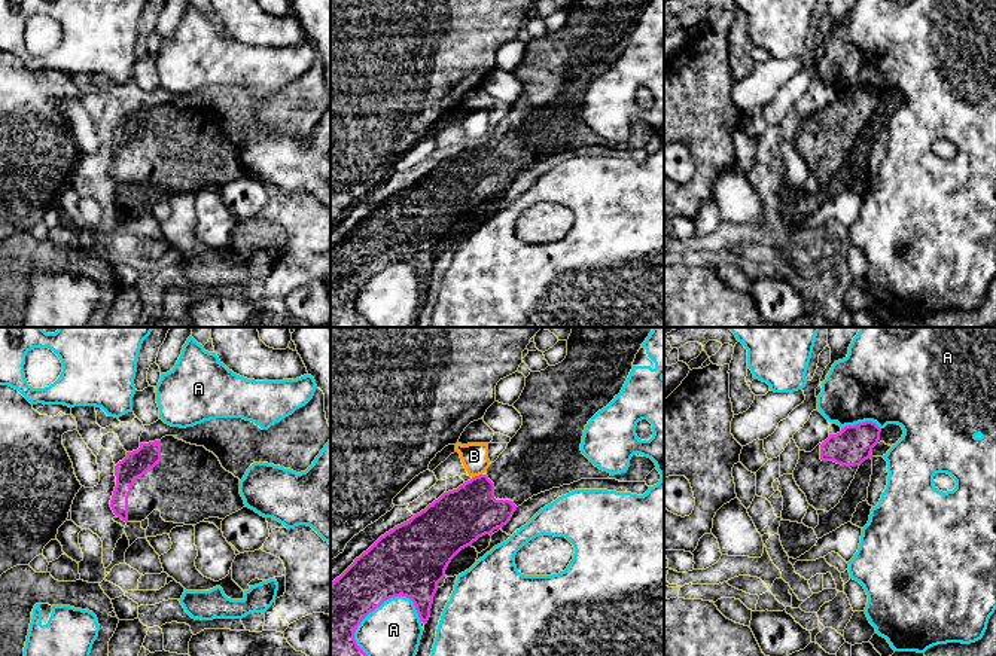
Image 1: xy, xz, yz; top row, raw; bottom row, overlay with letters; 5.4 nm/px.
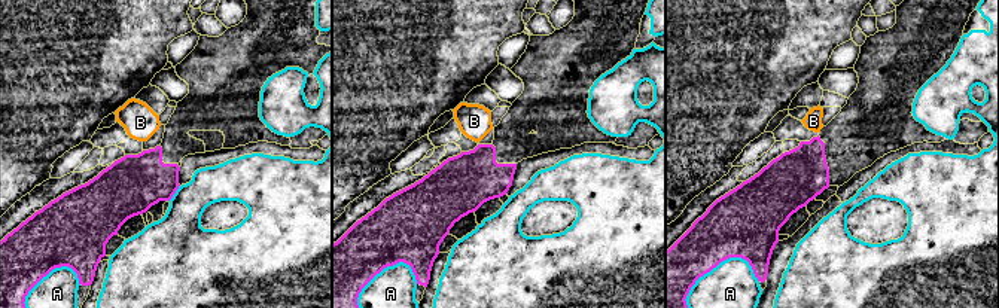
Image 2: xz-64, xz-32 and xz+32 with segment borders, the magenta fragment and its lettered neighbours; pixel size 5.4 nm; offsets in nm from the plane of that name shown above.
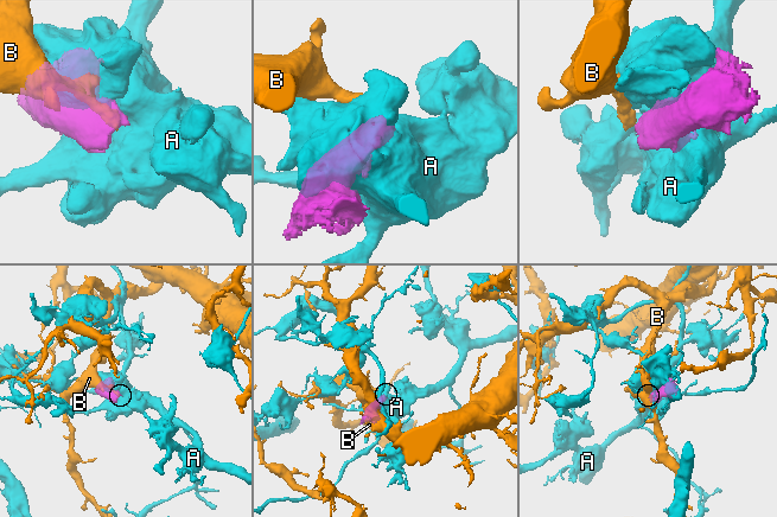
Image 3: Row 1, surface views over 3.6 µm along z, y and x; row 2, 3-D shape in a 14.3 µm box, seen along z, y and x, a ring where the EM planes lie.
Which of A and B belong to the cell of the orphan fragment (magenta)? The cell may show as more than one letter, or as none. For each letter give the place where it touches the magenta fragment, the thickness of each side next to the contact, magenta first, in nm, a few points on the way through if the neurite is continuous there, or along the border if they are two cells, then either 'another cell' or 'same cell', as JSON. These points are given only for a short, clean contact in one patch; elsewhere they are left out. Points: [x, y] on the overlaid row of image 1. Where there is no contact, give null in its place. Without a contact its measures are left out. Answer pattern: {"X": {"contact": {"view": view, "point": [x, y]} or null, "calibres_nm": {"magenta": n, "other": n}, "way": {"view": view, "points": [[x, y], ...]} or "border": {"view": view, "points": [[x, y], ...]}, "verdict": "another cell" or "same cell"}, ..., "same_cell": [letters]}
{"A": {"contact": {"view": "xz", "point": [368, 613]}, "calibres_nm": {"magenta": 320, "other": 280}, "verdict": "another cell"}, "B": {"contact": {"view": "xz", "point": [477, 476]}, "calibres_nm": {"magenta": 300, "other": 140}, "border": {"view": "xz", "points": [[481, 473], [472, 478]]}, "verdict": "another cell"}, "same_cell": []}

